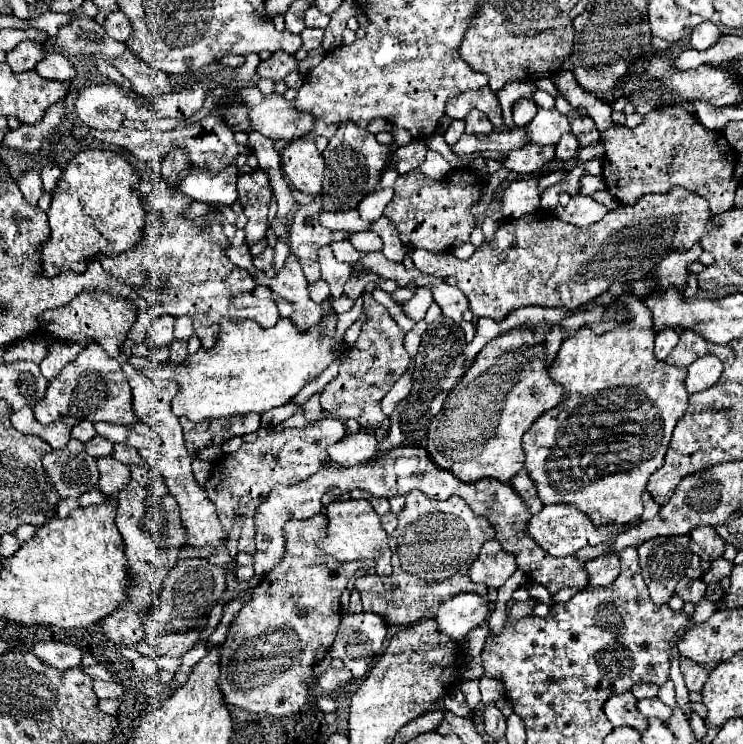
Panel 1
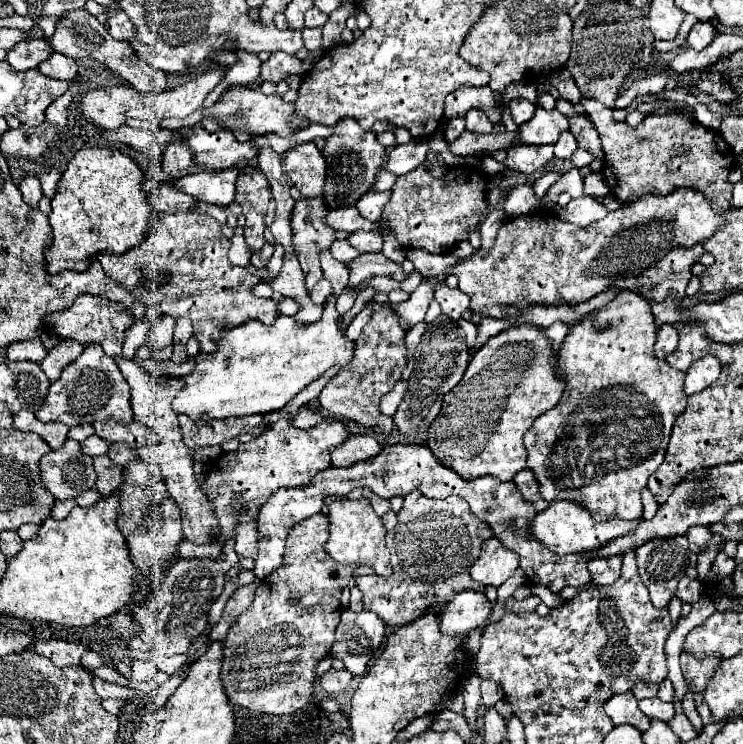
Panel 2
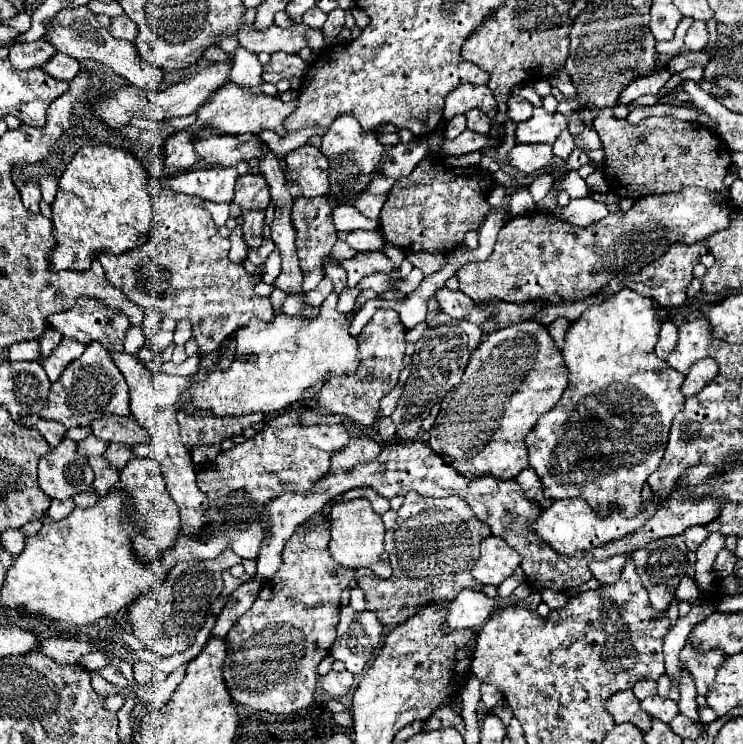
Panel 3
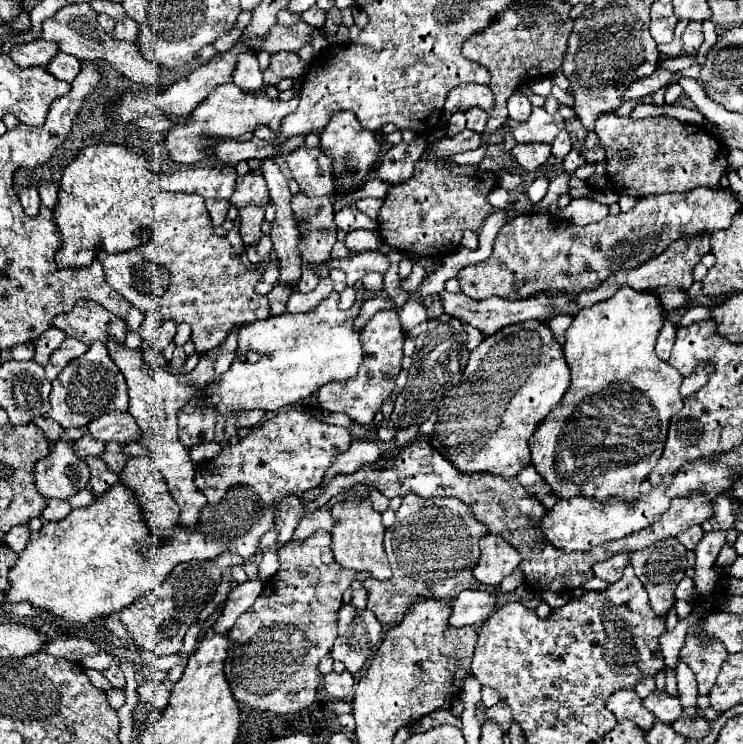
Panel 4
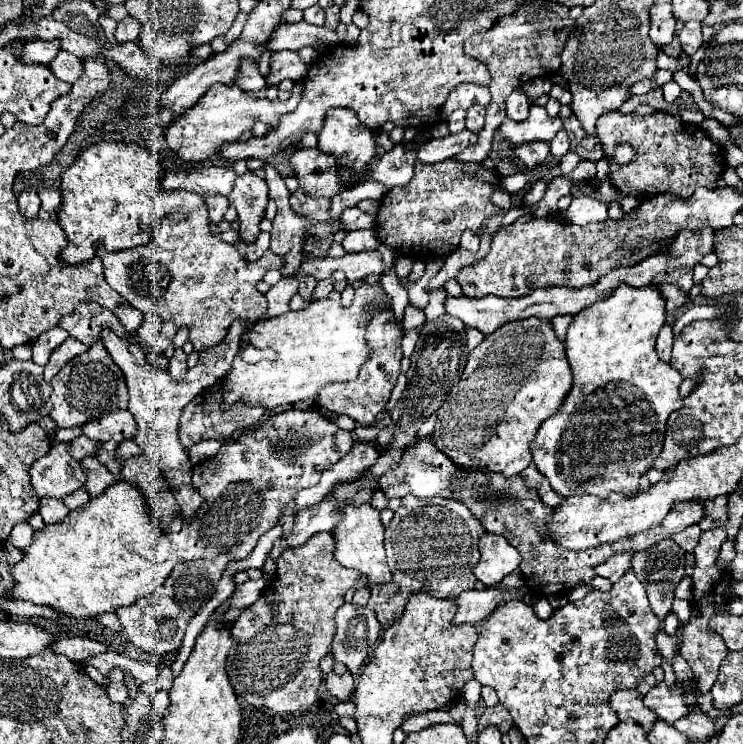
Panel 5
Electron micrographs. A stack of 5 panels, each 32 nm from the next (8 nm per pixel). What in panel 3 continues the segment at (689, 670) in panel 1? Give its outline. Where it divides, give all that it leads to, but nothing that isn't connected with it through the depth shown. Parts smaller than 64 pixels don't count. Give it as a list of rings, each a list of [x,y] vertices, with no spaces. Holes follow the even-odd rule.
[[[686,644],[680,652],[680,662],[690,668],[698,694],[706,694],[710,690],[710,684],[716,680],[716,672],[720,670],[722,662],[726,660],[726,654],[720,648],[698,652],[696,646]]]

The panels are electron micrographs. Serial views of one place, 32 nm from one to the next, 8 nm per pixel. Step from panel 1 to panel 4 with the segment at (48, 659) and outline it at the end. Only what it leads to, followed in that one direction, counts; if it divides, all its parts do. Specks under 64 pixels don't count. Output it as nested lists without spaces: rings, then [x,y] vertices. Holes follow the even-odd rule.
[[[54,638],[44,646],[44,650],[50,652],[52,656],[66,658],[70,662],[80,662],[82,658],[100,652],[102,646],[98,646],[92,640],[82,640],[82,638]]]

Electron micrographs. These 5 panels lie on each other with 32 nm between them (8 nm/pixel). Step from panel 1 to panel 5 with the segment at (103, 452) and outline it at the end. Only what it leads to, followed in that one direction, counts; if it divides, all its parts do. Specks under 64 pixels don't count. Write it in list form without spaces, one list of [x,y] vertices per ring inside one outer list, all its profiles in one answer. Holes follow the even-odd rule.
[[[78,436],[70,442],[70,456],[74,460],[82,460],[84,456],[90,456],[94,454],[94,450],[98,448],[98,444],[94,444],[94,440],[86,438],[86,436]]]

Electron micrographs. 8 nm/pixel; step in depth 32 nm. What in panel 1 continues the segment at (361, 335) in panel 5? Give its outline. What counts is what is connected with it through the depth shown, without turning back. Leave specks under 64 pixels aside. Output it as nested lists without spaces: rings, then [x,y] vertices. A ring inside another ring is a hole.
[[[334,310],[322,316],[322,320],[308,330],[300,330],[290,318],[278,318],[272,328],[262,328],[254,320],[244,320],[238,324],[232,320],[220,320],[228,324],[220,326],[216,348],[200,348],[180,364],[186,366],[180,372],[174,372],[170,366],[152,366],[144,368],[144,374],[152,380],[174,380],[180,384],[180,390],[174,396],[174,414],[186,416],[192,422],[244,416],[250,412],[264,414],[272,408],[288,404],[334,360],[348,356],[350,346],[344,340],[336,342],[334,338],[336,320],[338,314]]]

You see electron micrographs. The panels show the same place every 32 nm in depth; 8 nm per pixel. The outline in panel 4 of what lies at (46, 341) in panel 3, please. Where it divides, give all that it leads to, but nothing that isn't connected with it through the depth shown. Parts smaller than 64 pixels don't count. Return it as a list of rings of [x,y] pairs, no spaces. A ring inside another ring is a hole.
[[[50,328],[46,330],[38,340],[36,340],[36,348],[34,348],[34,360],[38,364],[46,364],[46,360],[50,358],[50,354],[64,342],[66,334],[60,332],[60,328]]]

